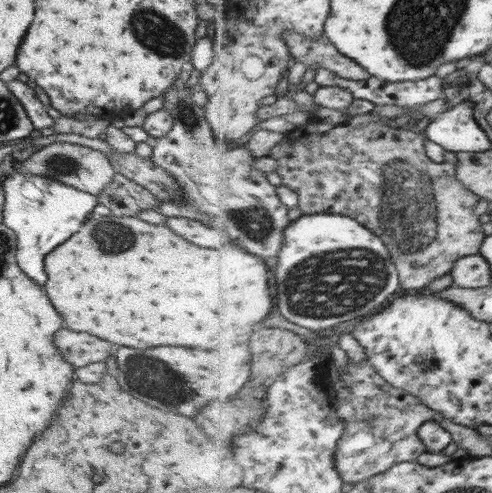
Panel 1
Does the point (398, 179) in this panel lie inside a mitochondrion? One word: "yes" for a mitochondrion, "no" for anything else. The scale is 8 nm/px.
yes

